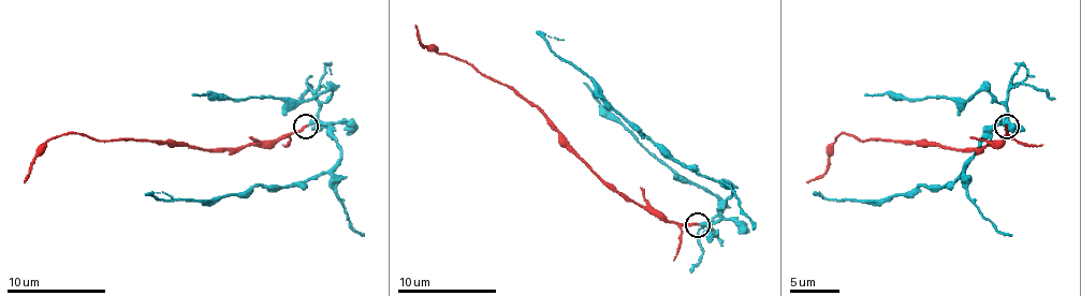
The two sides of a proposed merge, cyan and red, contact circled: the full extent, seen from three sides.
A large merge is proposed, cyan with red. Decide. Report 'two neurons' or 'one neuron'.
one neuron

